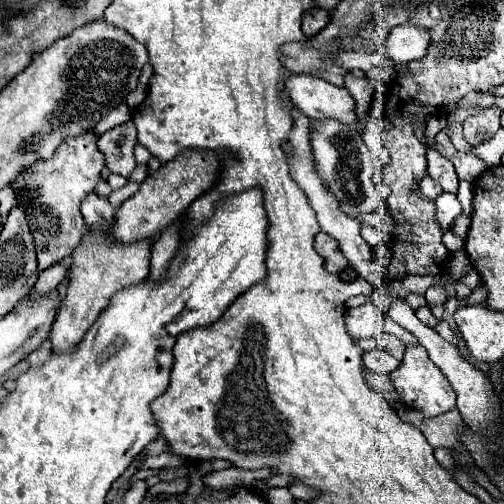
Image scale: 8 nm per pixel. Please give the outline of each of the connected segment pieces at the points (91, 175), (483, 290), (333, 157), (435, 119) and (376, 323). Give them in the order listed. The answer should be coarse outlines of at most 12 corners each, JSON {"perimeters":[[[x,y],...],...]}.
{"perimeters":[[[92,130],[12,184],[40,270],[84,236],[80,214],[104,168]],[[480,282],[466,299],[466,305],[480,304],[487,298],[488,291]],[[338,120],[314,122],[312,152],[340,208],[374,212],[378,160]],[[445,114],[432,115],[426,123],[426,139],[431,140],[446,127]],[[372,302],[346,312],[352,338],[372,338],[384,314]]]}

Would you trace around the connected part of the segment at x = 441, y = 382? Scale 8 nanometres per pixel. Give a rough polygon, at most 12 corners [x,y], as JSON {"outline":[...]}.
{"outline":[[406,346],[390,380],[406,406],[426,418],[456,407],[442,370]]}

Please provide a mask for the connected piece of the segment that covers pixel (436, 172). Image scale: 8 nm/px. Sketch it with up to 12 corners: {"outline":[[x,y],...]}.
{"outline":[[428,150],[428,176],[446,192],[458,190],[454,164]]}

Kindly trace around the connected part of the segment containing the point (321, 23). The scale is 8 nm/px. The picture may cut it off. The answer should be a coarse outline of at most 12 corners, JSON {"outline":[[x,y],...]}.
{"outline":[[314,6],[302,18],[302,32],[316,36],[330,22],[328,10]]}

